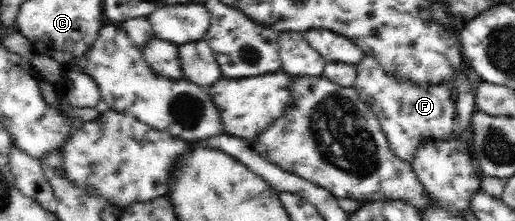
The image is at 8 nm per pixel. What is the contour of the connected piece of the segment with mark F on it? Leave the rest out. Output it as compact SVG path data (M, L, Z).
M370 55L364 57L360 64L355 65L355 68L357 69L357 76L353 88L359 93L359 98L364 104L372 109L372 112L378 117L380 127L386 136L392 153L402 160L410 162L416 154L418 144L428 139L460 137L462 134L467 133L472 126L472 118L476 108L473 79L469 75L468 65L467 74L458 76L452 82L436 86L417 86L416 83L397 81L396 78L386 75Z

